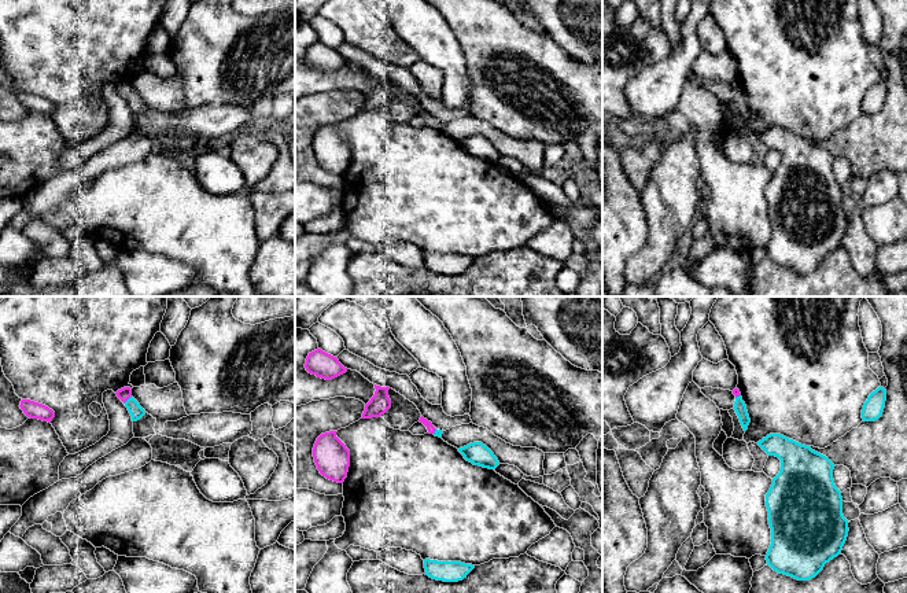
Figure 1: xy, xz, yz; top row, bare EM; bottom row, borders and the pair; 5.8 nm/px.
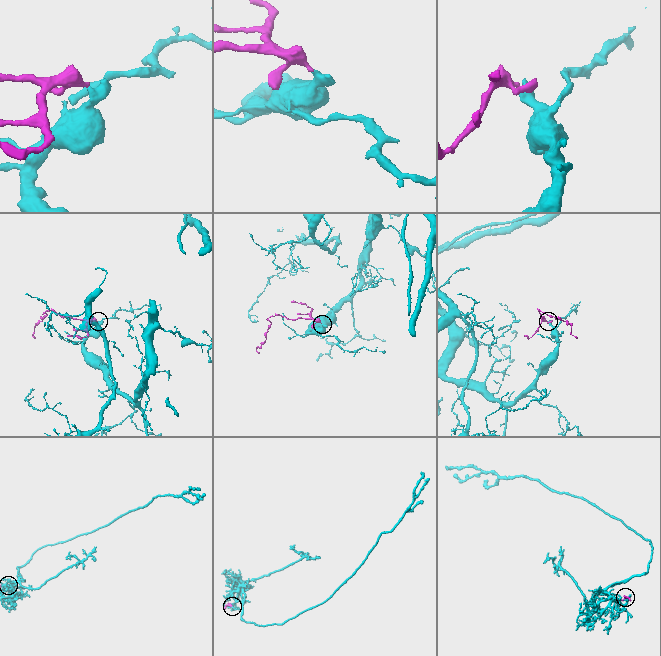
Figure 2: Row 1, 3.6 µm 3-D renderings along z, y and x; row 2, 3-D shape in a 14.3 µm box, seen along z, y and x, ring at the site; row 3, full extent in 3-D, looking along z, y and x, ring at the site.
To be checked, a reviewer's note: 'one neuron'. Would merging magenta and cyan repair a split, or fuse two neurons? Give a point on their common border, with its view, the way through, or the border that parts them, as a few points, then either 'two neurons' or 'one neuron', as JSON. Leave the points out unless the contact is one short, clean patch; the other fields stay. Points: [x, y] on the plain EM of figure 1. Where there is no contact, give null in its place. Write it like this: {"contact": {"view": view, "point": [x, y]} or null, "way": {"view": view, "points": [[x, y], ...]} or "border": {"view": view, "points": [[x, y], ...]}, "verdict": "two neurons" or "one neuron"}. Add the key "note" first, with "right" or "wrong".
{"note": "right", "contact": {"view": "xy", "point": [126, 92]}, "way": {"view": "xy", "points": [[124, 87], [126, 92], [133, 99]]}, "verdict": "one neuron"}

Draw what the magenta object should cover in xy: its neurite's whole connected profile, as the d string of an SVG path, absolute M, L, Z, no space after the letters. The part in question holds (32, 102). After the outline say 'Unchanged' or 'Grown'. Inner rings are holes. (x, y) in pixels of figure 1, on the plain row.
M22 92L19 99L30 111L38 111L51 115L55 110L55 104L52 102L30 92Z. Unchanged

